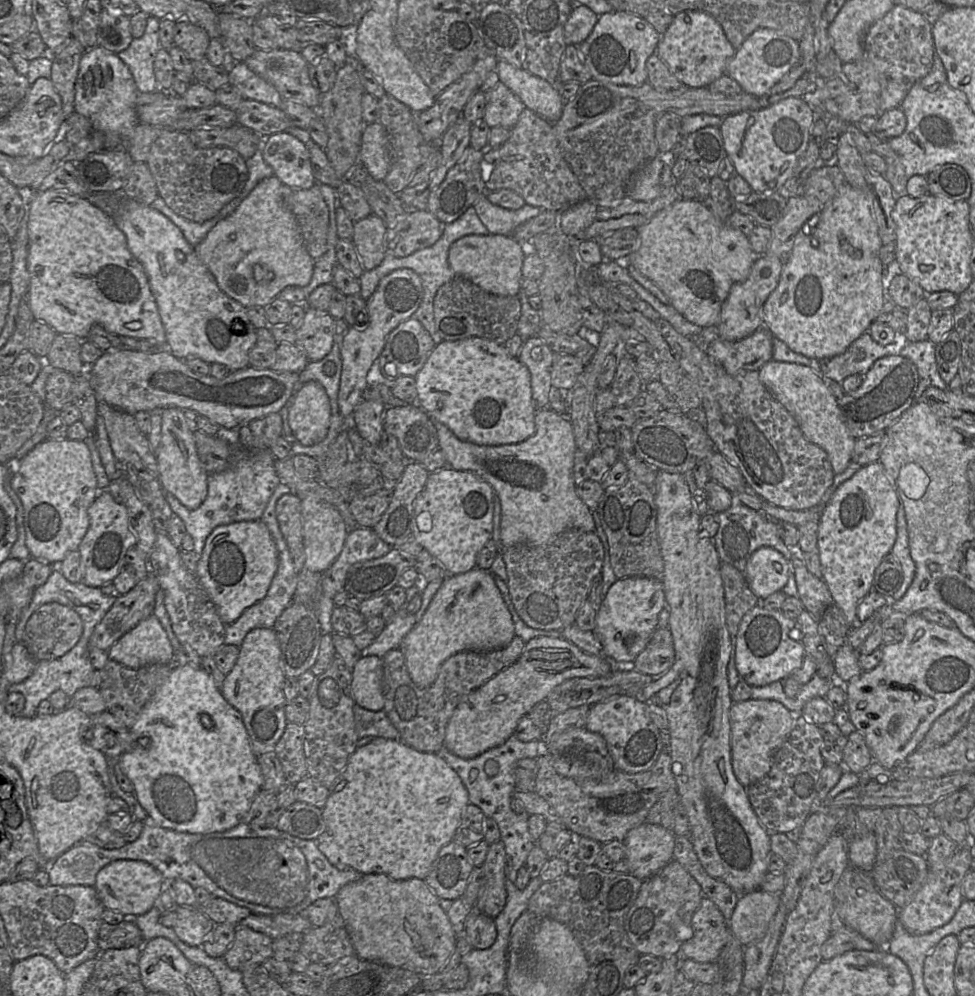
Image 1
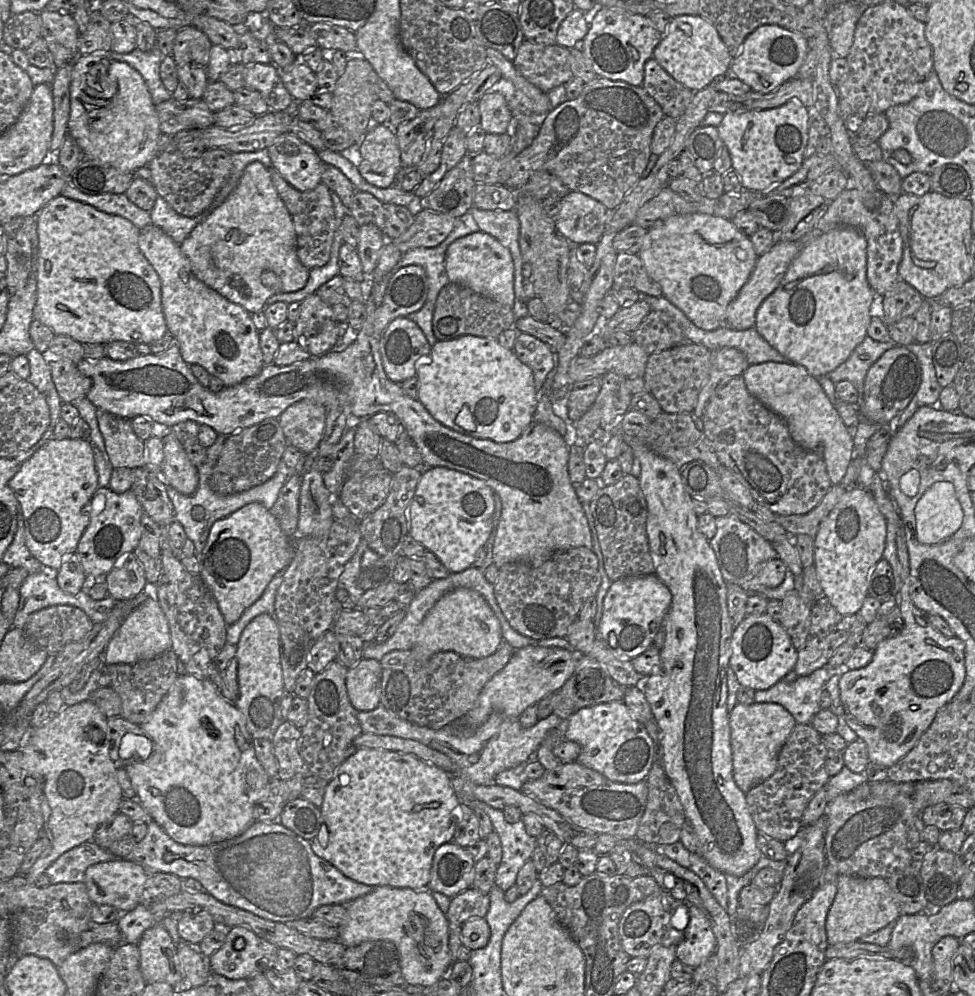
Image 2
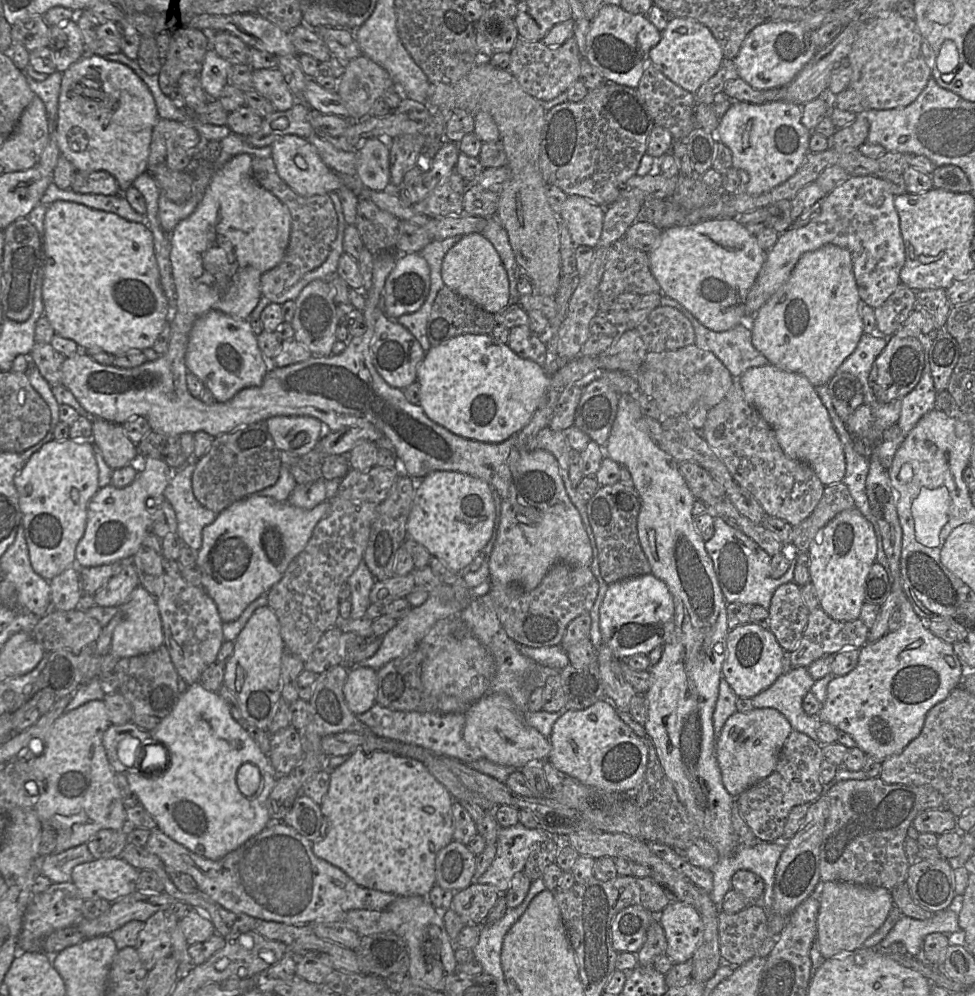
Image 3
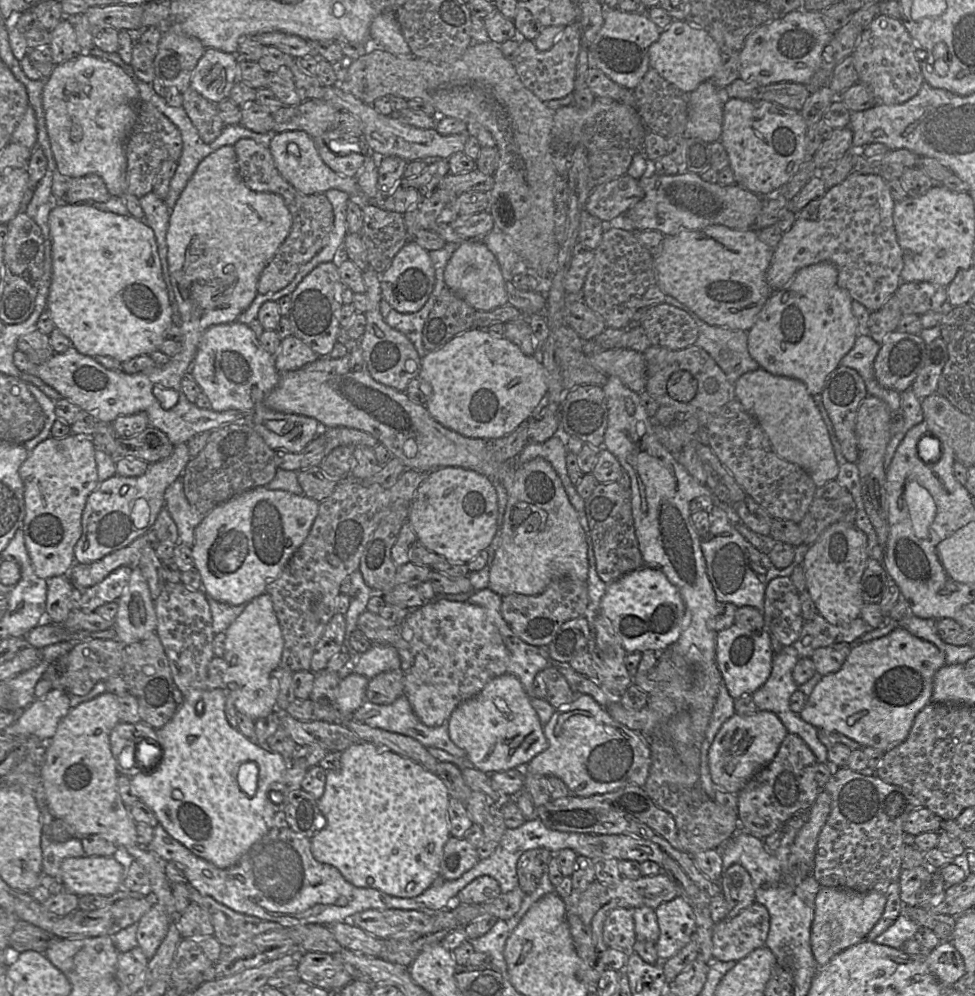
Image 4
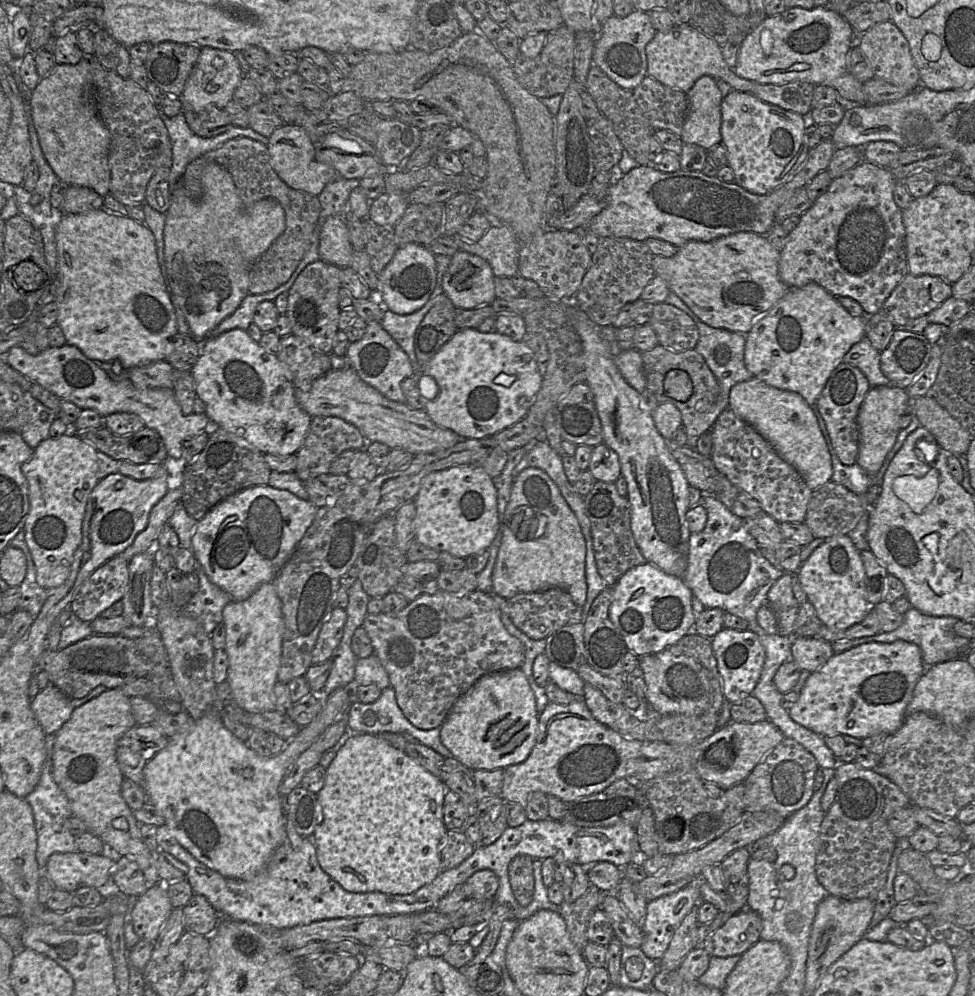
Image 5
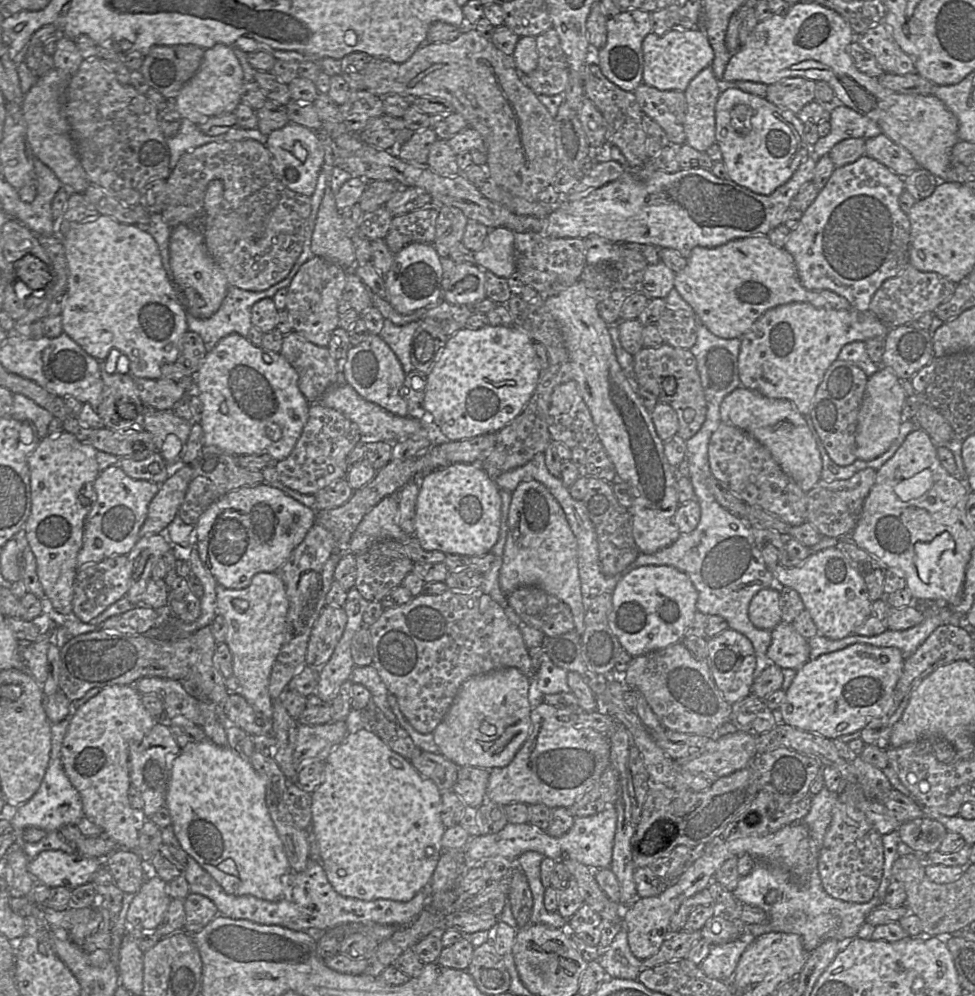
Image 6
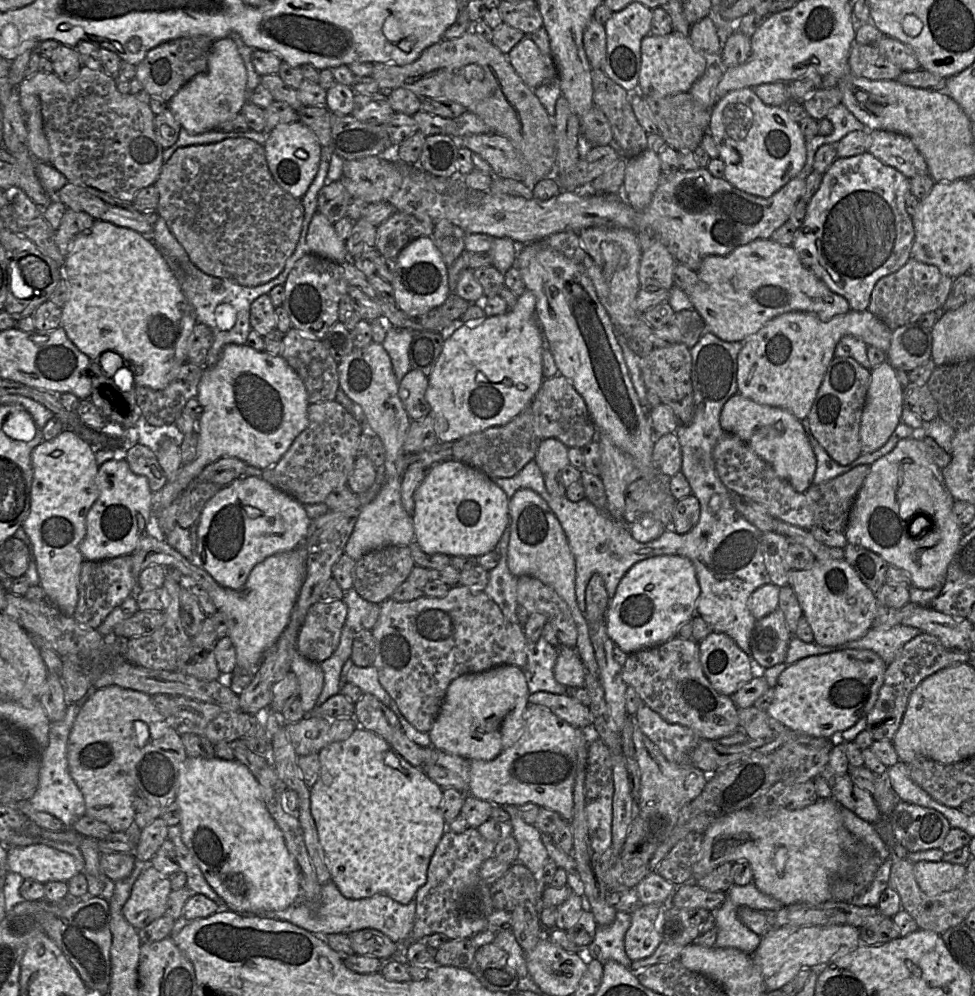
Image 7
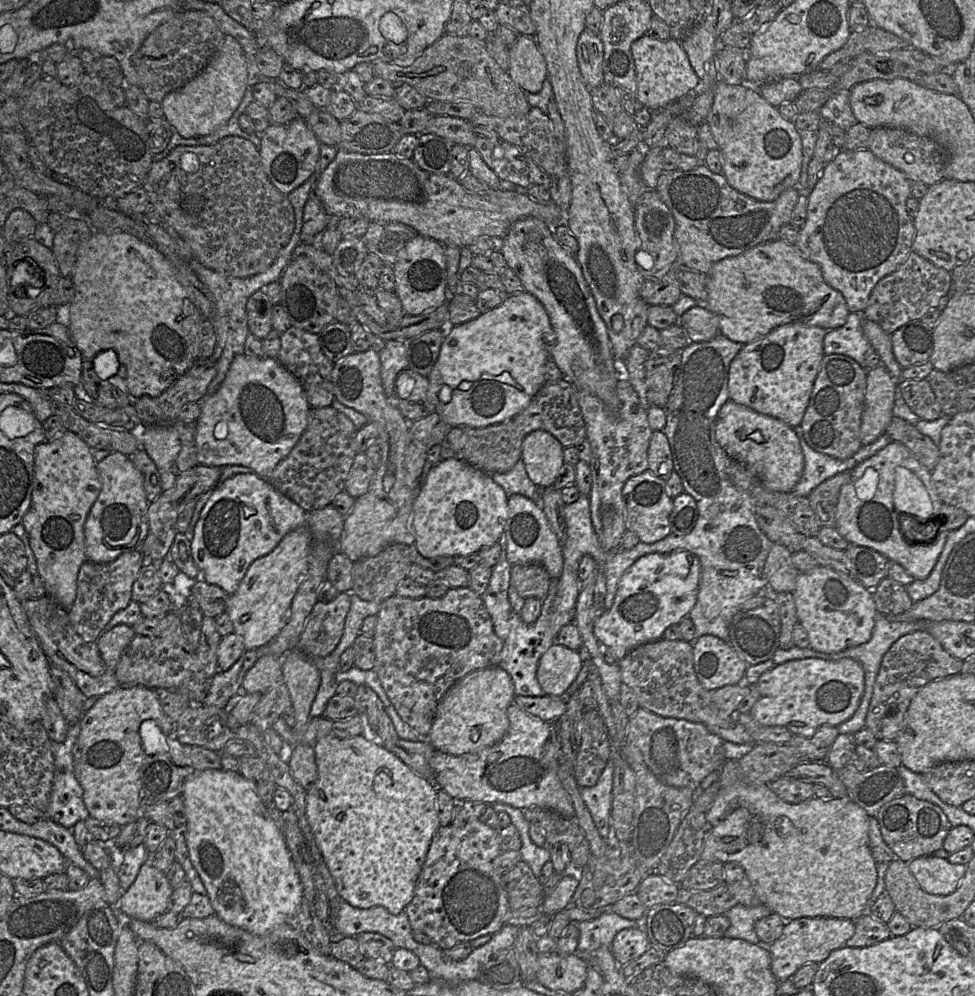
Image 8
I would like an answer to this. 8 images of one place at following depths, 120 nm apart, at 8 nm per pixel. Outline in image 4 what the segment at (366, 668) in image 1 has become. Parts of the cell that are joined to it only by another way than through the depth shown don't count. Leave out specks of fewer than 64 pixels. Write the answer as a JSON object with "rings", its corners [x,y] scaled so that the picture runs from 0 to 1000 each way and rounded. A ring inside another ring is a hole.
{"rings":[[[364,675],[349,683],[345,706],[351,717],[360,719],[375,704],[377,686],[377,681]]]}

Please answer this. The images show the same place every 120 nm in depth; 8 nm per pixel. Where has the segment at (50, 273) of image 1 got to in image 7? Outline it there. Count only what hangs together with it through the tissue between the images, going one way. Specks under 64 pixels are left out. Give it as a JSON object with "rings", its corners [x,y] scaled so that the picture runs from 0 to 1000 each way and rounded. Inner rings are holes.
{"rings":[[[96,221],[91,231],[82,234],[73,243],[67,258],[65,274],[72,285],[72,297],[64,309],[62,327],[65,328],[74,344],[94,362],[102,360],[103,356],[108,352],[119,353],[126,359],[127,366],[135,372],[138,388],[153,389],[157,392],[169,391],[181,379],[185,368],[192,363],[193,341],[203,323],[198,308],[186,291],[184,282],[157,242],[152,237],[135,230],[123,228],[110,222]]]}

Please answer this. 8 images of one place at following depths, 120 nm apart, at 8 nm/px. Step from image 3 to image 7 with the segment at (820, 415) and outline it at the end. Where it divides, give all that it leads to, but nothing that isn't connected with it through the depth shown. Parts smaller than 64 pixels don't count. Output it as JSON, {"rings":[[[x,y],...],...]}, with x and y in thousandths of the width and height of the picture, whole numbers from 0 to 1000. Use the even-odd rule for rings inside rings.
{"rings":[[[755,395],[743,406],[738,416],[738,427],[743,434],[753,436],[763,443],[817,494],[826,495],[833,487],[838,466],[837,458],[822,423],[808,412],[779,406]]]}

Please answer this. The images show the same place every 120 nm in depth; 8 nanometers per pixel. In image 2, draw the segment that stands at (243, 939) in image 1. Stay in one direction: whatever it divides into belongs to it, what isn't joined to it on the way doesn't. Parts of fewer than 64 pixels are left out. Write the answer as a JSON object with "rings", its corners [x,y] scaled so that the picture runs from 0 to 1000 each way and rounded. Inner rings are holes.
{"rings":[[[250,931],[235,932],[229,950],[214,961],[216,977],[237,984],[254,983],[280,972],[285,953]],[[244,941],[251,944],[251,951],[247,954],[240,952],[240,945]]]}

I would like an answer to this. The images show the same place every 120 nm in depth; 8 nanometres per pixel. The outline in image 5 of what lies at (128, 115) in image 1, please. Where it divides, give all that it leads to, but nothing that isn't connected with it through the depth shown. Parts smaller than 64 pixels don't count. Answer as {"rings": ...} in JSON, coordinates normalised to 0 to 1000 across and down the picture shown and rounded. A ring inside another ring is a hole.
{"rings":[[[87,57],[77,65],[57,64],[32,91],[29,107],[31,121],[38,133],[43,154],[59,180],[72,187],[93,189],[107,198],[113,195],[114,137],[93,99],[95,59]]]}

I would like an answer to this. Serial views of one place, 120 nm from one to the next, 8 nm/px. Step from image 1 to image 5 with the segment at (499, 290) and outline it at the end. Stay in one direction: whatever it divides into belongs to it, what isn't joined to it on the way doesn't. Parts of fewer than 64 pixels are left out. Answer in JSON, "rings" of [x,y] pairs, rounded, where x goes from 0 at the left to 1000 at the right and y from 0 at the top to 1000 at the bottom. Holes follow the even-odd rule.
{"rings":[[[470,251],[454,277],[454,292],[468,309],[504,306],[509,300],[507,278],[498,261]]]}

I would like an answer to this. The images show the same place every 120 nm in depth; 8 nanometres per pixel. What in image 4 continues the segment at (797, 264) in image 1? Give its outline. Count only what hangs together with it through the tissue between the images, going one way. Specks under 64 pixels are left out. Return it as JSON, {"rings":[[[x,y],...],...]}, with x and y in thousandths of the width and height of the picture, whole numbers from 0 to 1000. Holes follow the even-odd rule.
{"rings":[[[841,263],[821,270],[808,286],[799,292],[792,294],[782,311],[776,316],[772,327],[766,332],[768,355],[778,365],[779,369],[783,369],[793,377],[814,380],[823,383],[833,398],[843,395],[849,378],[863,366],[864,359],[875,349],[880,337],[880,323],[874,312],[875,300],[869,291],[858,286],[858,275],[857,268],[850,263]]]}

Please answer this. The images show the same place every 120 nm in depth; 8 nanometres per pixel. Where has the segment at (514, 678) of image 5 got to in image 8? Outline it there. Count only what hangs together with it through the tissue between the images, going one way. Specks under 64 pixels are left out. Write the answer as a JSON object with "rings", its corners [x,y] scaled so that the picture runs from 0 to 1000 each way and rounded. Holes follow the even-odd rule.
{"rings":[[[512,668],[487,673],[471,682],[454,698],[436,742],[446,753],[463,758],[488,756],[505,749],[522,731],[520,711],[527,700],[526,684]]]}

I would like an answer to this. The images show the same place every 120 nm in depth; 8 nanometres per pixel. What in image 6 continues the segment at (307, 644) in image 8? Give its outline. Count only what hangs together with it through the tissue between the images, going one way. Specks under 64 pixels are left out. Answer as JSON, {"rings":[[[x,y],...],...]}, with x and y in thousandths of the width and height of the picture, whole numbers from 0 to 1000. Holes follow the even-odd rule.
{"rings":[[[333,607],[317,640],[315,668],[328,671],[337,664],[352,638],[355,626],[356,617],[352,609]]]}

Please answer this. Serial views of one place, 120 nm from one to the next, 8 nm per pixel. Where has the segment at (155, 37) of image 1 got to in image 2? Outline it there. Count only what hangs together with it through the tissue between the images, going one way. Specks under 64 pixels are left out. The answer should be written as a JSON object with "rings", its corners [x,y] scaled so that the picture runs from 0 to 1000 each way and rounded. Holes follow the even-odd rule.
{"rings":[[[161,45],[152,52],[138,48],[133,53],[127,54],[113,50],[106,53],[120,61],[130,63],[143,72],[150,83],[158,105],[176,98],[176,94],[170,90],[164,78],[164,64],[167,55]]]}

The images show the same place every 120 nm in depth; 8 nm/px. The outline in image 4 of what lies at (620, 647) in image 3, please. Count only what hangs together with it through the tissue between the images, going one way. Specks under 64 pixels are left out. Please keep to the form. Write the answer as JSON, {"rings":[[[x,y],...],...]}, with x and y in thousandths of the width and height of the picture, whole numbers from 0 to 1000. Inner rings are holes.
{"rings":[[[663,567],[624,586],[615,605],[615,612],[627,624],[643,656],[659,656],[665,653],[679,655],[697,641],[702,630],[703,606],[696,592],[679,573]]]}

